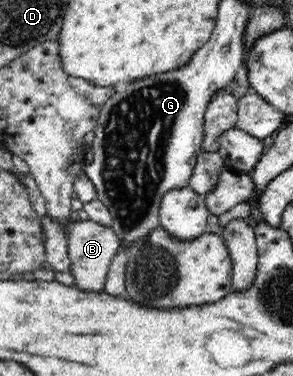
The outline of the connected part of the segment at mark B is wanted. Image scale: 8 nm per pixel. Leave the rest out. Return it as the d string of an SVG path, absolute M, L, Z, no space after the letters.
M75 220L74 224L69 227L68 242L68 256L71 258L69 272L74 278L73 287L85 292L105 292L107 272L113 257L117 255L119 236L113 232L111 227L90 220Z

